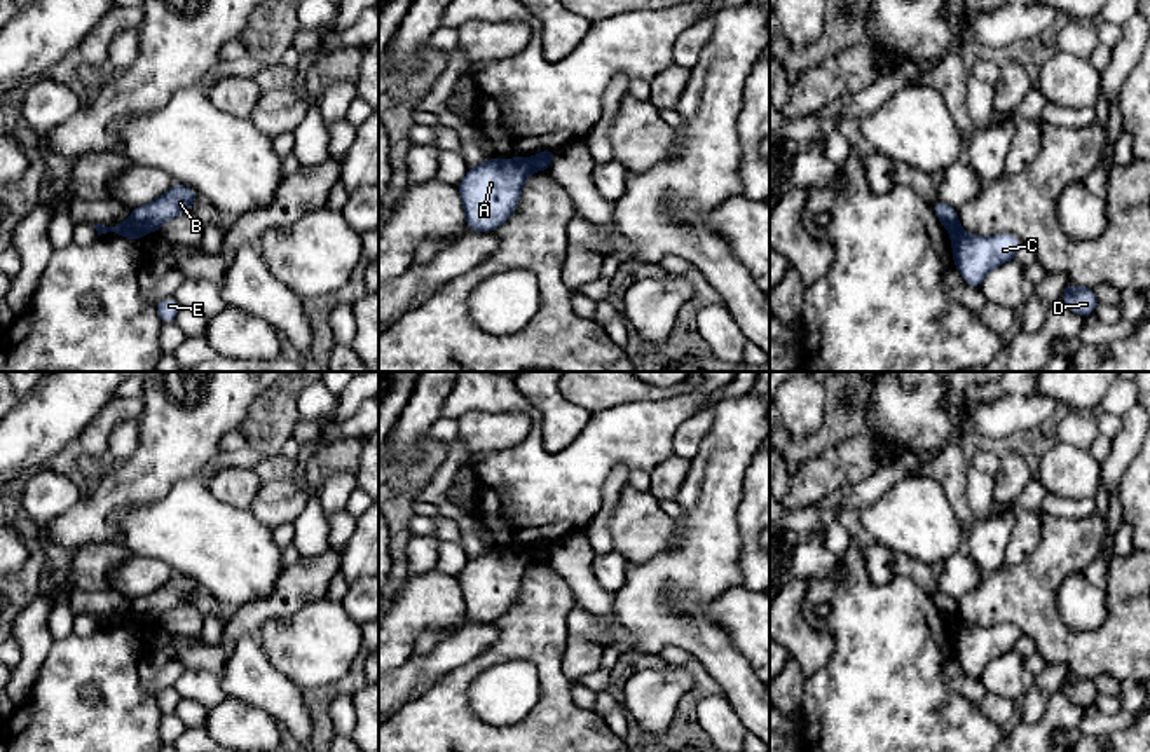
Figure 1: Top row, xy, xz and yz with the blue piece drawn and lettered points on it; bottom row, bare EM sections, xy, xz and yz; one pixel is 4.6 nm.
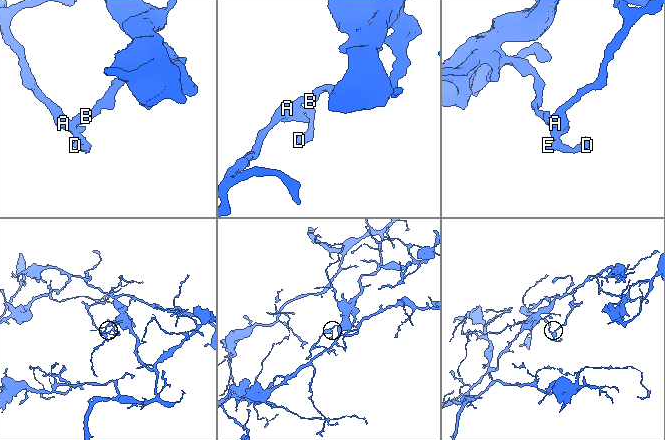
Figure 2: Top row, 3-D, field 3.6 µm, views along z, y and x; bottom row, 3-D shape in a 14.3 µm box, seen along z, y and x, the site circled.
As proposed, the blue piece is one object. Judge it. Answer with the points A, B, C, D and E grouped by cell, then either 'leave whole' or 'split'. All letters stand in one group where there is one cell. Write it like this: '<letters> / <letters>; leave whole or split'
A C D E / B; split

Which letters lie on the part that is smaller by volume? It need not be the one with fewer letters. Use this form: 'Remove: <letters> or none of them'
Remove: A, C, D, E

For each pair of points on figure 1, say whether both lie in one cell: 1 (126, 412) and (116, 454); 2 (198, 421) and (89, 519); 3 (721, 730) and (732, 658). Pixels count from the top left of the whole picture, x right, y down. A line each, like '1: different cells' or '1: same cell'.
1: different cells
2: same cell
3: different cells

